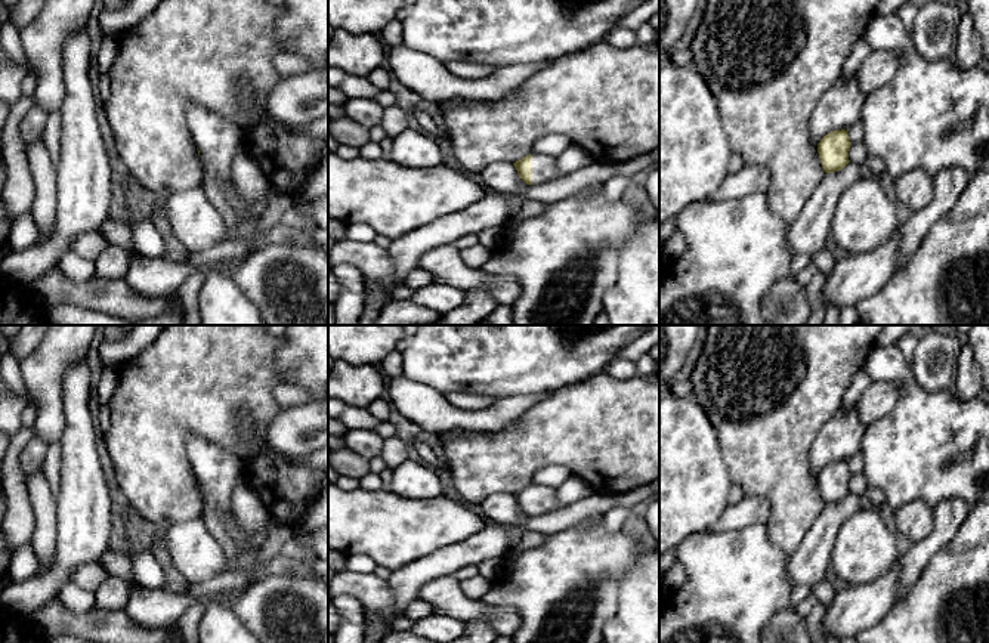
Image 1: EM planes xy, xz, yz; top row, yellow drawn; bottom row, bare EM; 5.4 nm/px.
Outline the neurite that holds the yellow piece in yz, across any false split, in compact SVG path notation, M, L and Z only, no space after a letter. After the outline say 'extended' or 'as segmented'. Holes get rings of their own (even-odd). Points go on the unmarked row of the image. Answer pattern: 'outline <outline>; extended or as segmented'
outline M834 461L823 467L818 474L818 485L825 504L843 501L849 494L852 473L849 461Z; as segmented

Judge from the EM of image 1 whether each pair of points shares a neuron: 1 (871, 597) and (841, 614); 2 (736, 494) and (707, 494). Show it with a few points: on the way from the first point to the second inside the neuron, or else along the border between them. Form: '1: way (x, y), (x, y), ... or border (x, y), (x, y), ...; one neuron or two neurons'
1: way (864, 605), (849, 614); one neuron
2: border (732, 484), (728, 492), (728, 504); two neurons

